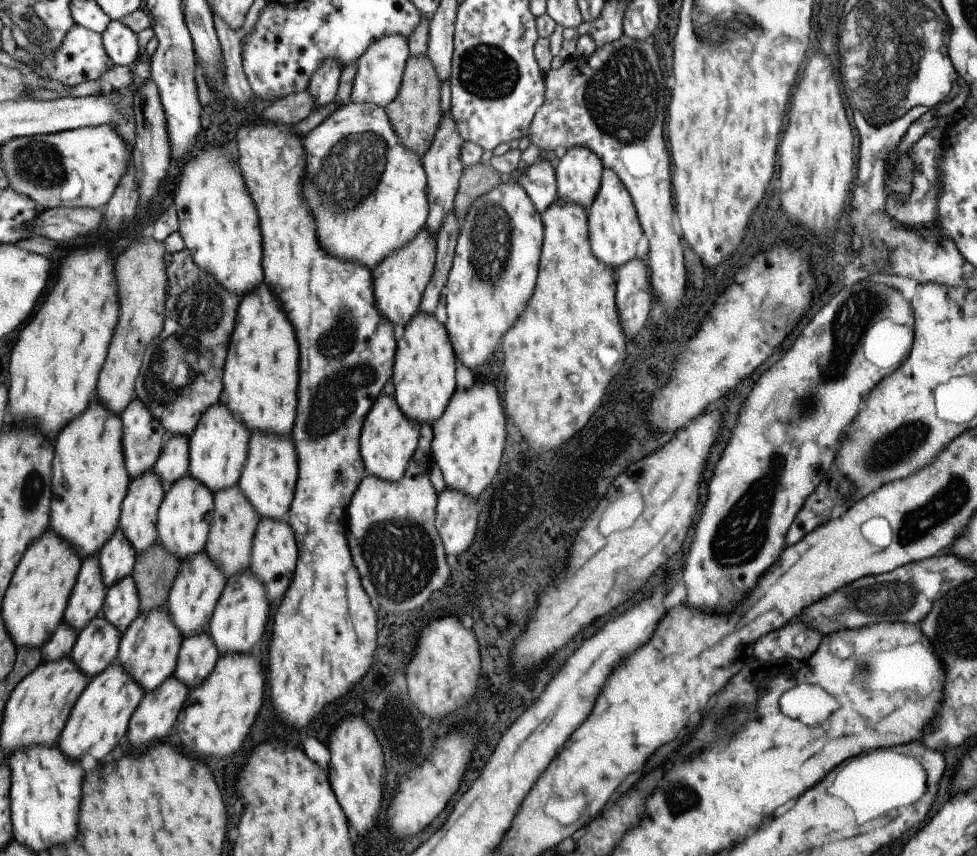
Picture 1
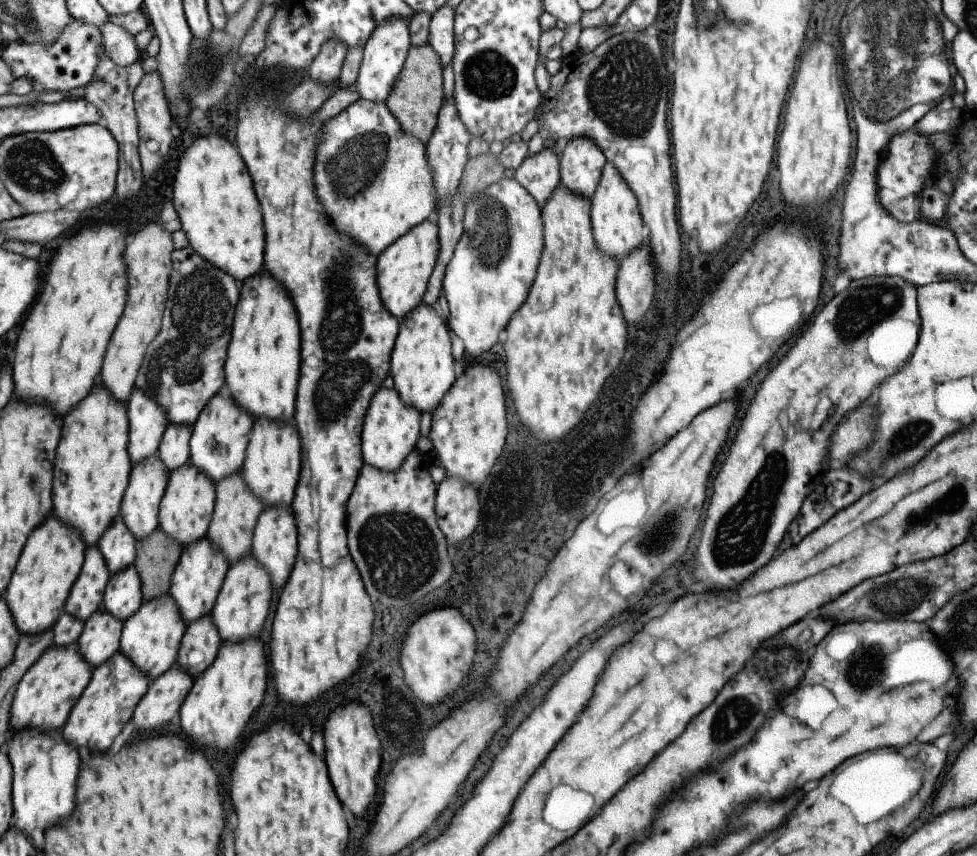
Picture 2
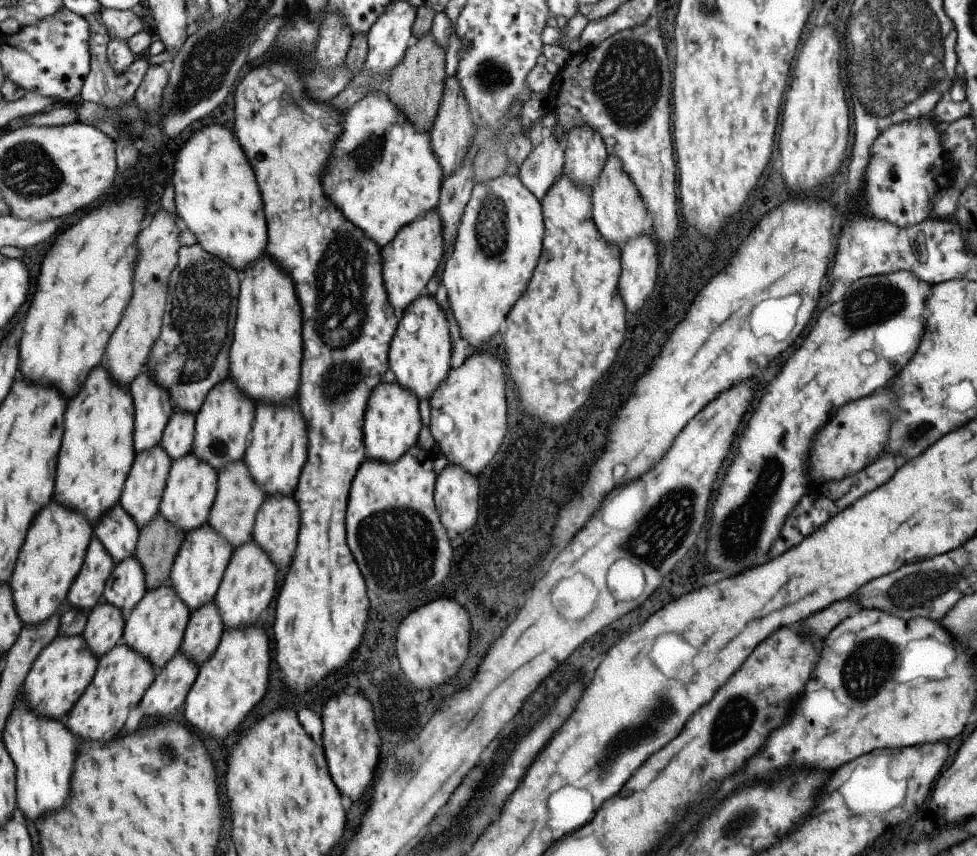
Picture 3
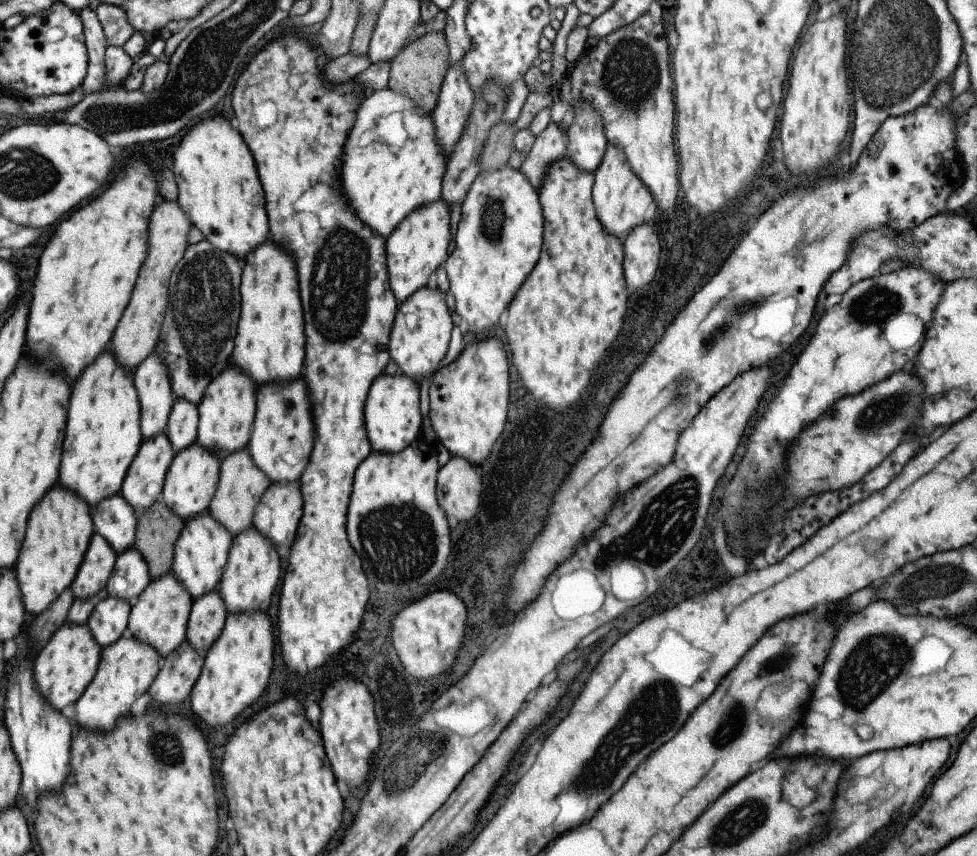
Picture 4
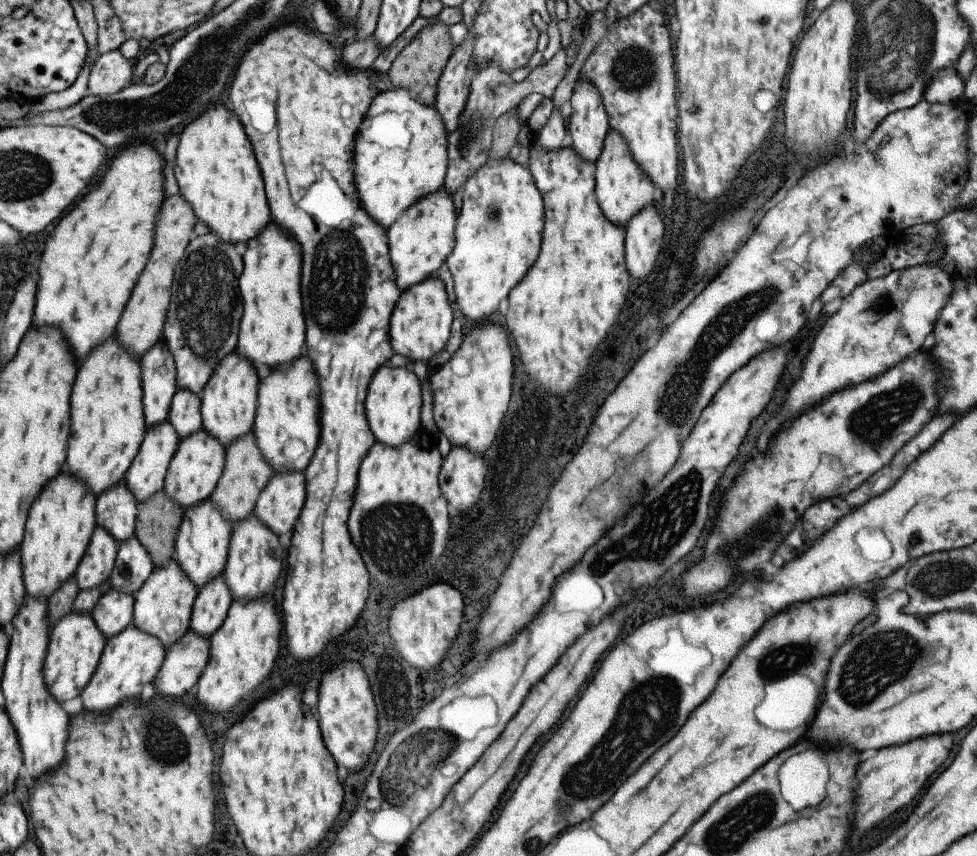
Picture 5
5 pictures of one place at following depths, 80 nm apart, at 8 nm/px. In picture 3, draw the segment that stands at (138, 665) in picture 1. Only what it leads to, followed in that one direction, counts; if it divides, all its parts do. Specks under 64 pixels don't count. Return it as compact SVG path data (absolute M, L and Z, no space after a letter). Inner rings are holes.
M170 584L147 589L142 599L125 615L121 642L142 654L155 670L161 670L162 666L180 650L189 613L190 610Z

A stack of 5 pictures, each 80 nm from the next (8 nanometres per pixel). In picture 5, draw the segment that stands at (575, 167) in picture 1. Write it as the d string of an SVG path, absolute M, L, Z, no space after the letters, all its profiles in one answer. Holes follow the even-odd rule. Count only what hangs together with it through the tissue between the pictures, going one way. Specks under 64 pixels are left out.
M576 79L569 101L571 146L583 160L594 164L609 130L599 93L587 79Z

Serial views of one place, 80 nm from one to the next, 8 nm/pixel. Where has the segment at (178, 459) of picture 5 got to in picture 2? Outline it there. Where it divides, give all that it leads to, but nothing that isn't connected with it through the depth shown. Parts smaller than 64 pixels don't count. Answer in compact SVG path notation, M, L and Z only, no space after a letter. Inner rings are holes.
M187 462L168 473L163 496L158 504L158 527L181 545L206 536L214 505L214 485L203 471Z

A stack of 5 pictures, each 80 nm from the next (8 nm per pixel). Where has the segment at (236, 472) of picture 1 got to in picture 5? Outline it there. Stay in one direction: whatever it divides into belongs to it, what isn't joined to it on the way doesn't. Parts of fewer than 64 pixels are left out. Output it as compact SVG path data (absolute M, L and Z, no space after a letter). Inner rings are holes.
M239 354L223 356L200 392L201 428L213 435L226 448L231 441L251 430L256 409L257 376L253 366Z

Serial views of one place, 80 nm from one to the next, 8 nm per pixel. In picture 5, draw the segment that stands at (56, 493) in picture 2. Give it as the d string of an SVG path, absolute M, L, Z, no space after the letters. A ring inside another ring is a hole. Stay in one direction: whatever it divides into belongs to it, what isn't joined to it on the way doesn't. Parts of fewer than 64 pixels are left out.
M109 336L99 346L95 346L81 362L75 374L75 384L73 384L69 406L71 406L71 436L67 442L65 466L73 476L79 476L79 480L83 480L97 496L110 486L124 482L126 470L135 458L146 431L147 426L144 423L142 411L139 360L133 354L129 354L117 342L115 336Z

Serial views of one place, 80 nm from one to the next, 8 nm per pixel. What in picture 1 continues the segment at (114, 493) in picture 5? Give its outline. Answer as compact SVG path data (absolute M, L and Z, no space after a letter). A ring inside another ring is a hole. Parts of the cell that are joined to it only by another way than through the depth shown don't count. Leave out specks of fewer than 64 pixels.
M117 527L97 552L98 565L106 588L132 573L135 554L130 542Z

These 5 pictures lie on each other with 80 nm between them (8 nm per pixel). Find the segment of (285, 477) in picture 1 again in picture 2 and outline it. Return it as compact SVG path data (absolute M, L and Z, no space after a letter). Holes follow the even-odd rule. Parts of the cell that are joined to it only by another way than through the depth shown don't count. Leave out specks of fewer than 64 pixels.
M255 419L249 432L240 474L247 488L265 507L291 504L301 468L301 447L295 428L287 422Z

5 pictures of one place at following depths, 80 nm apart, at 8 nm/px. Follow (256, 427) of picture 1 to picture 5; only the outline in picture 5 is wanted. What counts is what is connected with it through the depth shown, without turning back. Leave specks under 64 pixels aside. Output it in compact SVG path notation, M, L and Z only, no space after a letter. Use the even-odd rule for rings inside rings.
M273 222L265 224L259 236L247 240L243 254L243 272L237 280L237 288L243 300L243 316L239 324L237 352L251 360L251 364L263 364L259 373L279 364L289 364L301 354L303 346L303 312L299 296L301 256L299 244L281 232Z

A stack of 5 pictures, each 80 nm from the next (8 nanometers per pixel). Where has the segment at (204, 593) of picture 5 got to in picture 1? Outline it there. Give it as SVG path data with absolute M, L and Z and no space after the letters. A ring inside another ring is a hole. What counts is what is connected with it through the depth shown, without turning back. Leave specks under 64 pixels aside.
M206 627L182 637L172 674L191 690L209 676L217 659L217 650Z

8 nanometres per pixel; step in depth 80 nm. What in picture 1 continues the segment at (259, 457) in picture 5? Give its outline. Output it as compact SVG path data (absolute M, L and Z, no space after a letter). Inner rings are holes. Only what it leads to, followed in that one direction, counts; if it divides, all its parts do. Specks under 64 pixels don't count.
M237 484L215 491L212 498L214 507L209 532L203 550L215 561L225 580L236 572L245 571L250 563L252 536L260 519Z

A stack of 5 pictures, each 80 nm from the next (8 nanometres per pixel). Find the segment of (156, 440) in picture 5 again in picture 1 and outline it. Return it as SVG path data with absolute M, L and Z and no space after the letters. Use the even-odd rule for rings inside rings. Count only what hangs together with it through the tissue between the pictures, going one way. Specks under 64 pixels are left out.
M153 468L139 473L128 484L120 504L118 527L136 554L157 540L156 516L165 489Z

